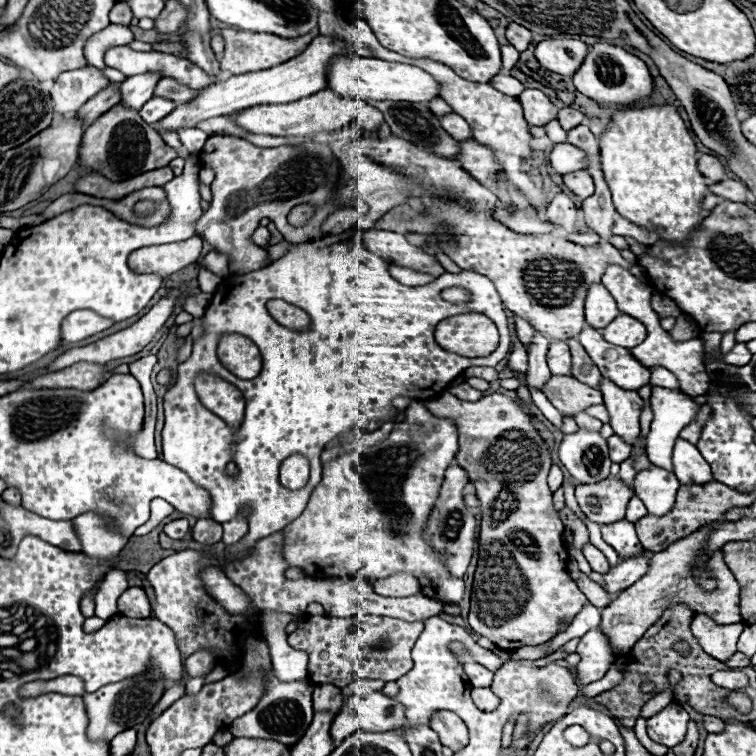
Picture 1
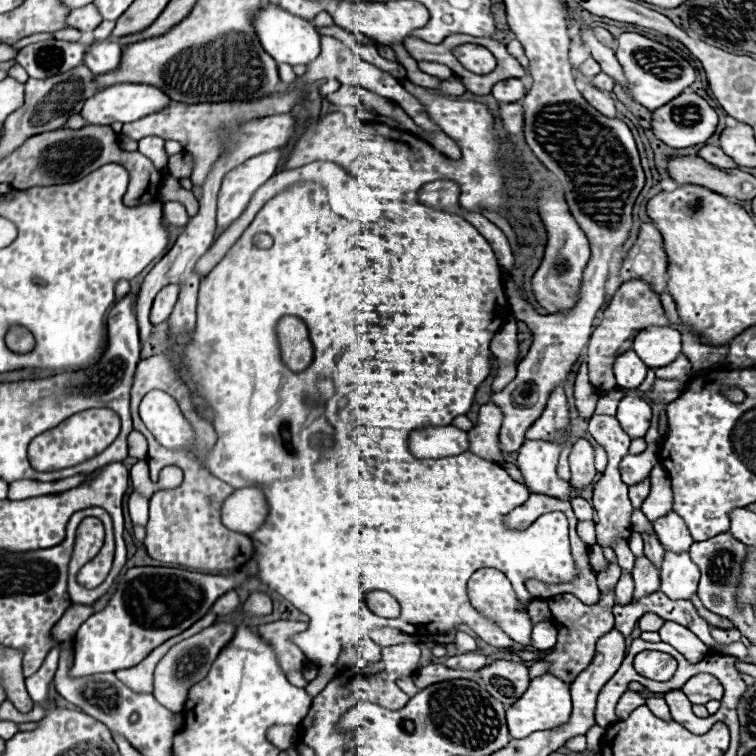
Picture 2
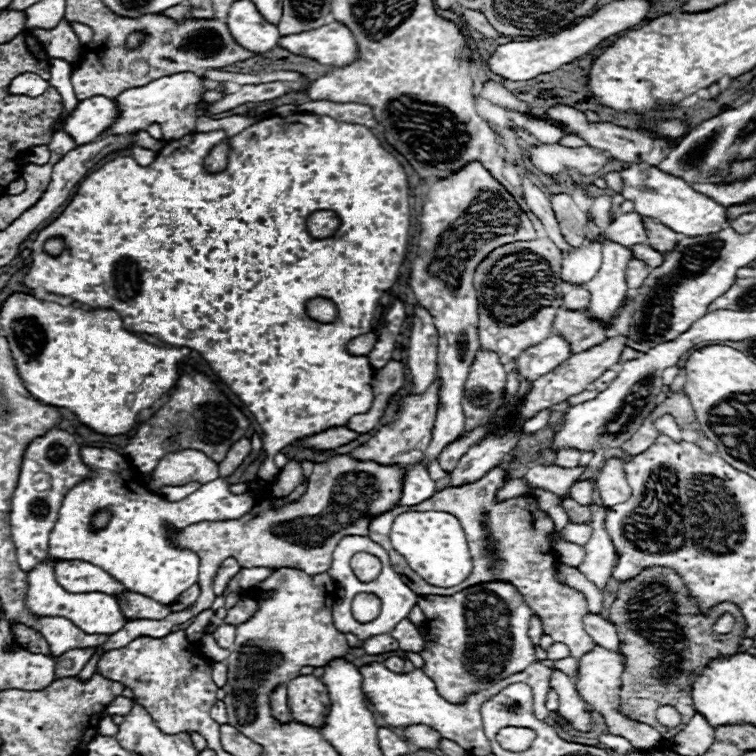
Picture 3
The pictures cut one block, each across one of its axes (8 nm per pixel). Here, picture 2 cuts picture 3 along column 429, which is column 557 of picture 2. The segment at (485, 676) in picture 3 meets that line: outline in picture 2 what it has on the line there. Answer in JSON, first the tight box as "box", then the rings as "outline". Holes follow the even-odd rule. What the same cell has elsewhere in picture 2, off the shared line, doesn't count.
{"box":[542,592,614,684],"outline":[[[614,592],[600,596],[600,602],[594,606],[586,606],[580,600],[576,600],[574,596],[554,596],[552,600],[548,600],[548,604],[552,610],[552,622],[560,630],[558,630],[558,642],[556,642],[554,650],[548,656],[544,656],[542,660],[550,662],[550,670],[548,670],[550,674],[560,676],[560,680],[564,680],[566,684],[572,684],[576,680],[576,676],[584,668],[588,668],[588,664],[592,662],[596,640],[614,628],[614,616],[612,616]]]}

